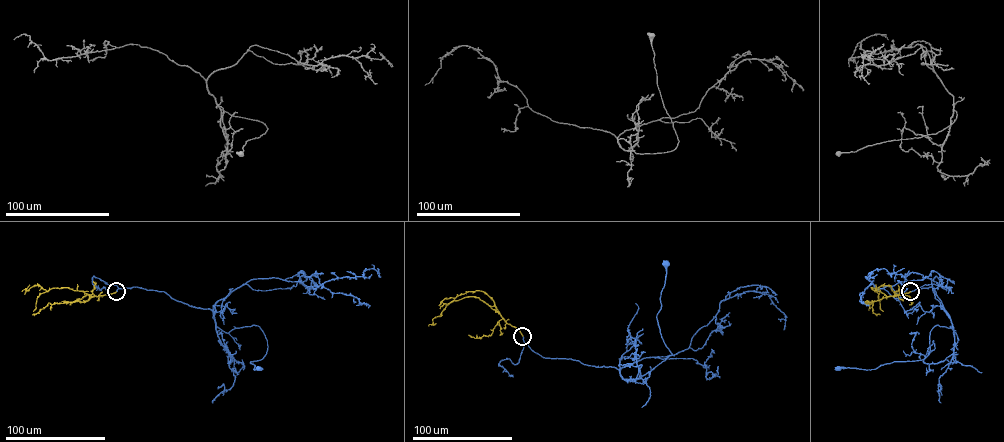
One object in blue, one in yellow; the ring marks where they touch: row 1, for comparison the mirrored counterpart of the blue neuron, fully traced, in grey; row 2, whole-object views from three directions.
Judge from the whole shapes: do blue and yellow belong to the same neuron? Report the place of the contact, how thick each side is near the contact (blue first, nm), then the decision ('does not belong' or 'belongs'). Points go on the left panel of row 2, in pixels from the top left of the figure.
at (116, 291); 240 nm thick on the blue side, 240 nm on the other; belongs

